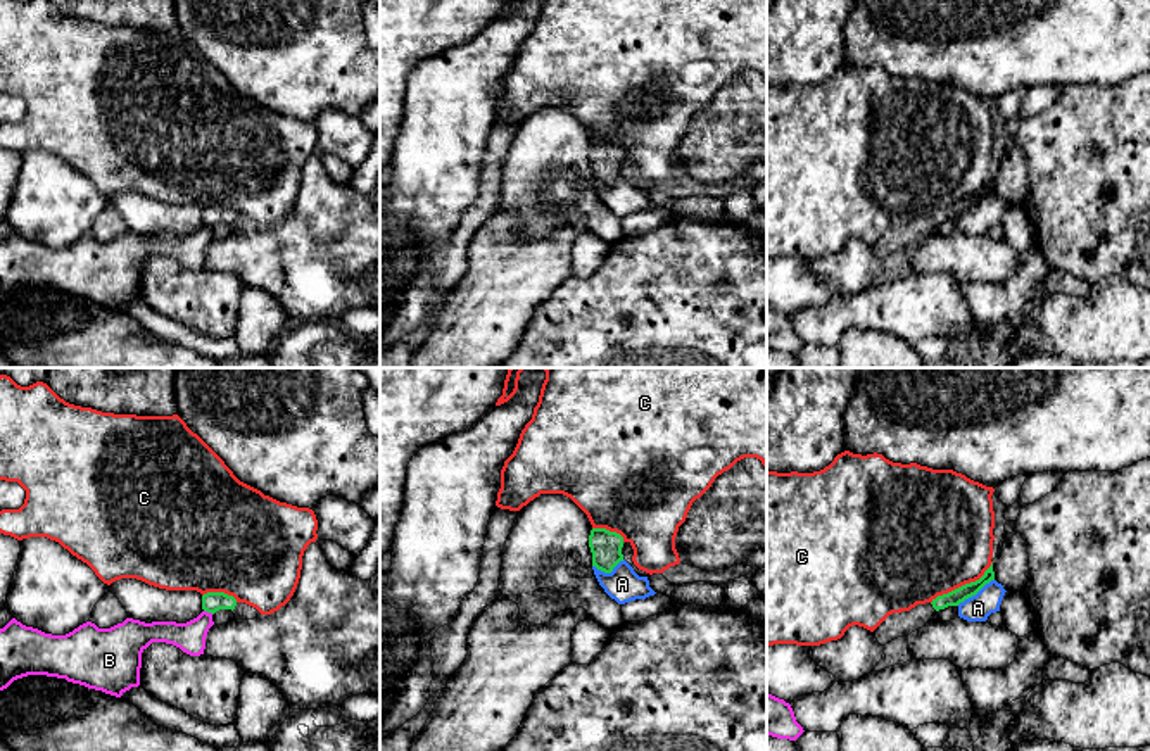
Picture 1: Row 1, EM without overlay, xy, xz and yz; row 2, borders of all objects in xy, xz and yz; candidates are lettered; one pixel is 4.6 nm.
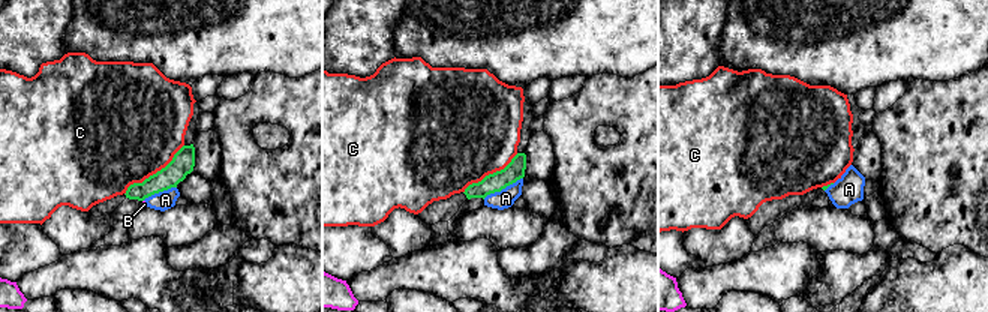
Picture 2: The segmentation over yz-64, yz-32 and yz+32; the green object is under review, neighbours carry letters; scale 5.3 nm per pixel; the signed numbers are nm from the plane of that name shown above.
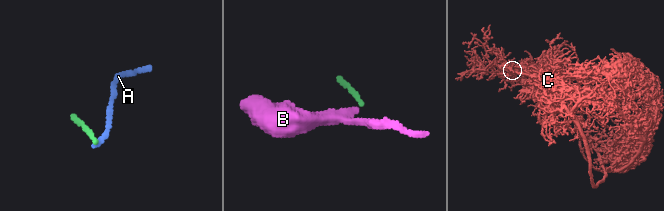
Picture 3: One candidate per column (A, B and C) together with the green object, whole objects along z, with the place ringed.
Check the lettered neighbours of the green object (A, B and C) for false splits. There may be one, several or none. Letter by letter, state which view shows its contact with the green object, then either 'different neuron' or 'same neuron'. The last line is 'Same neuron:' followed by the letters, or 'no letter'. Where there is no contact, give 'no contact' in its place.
A: meets green in yz; different neuron
B: meets green in xy; different neuron
C: meets green in yz; different neuron
Same neuron: no letter

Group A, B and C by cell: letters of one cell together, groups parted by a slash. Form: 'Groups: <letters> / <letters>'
Groups: A B / C

